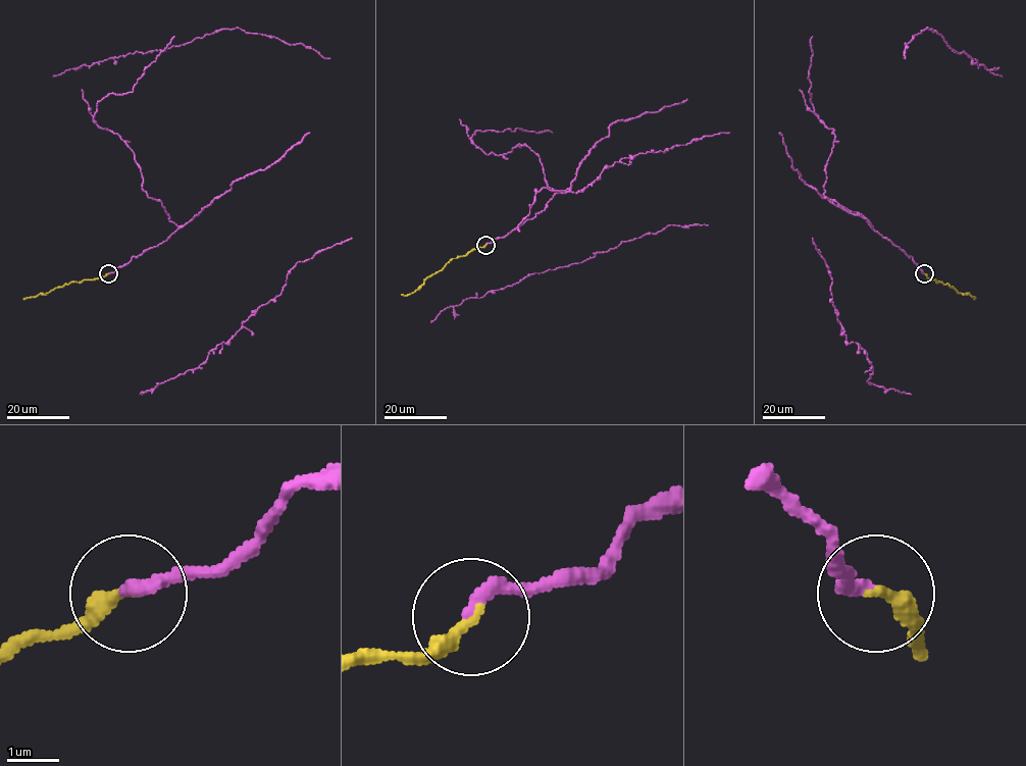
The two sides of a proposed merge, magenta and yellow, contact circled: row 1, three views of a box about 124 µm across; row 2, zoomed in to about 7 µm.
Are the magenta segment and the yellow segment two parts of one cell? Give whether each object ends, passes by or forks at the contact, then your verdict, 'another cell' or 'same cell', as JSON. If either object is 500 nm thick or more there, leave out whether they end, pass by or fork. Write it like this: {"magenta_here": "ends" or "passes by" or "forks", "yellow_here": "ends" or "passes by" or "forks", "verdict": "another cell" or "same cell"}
{"magenta_here": "ends", "yellow_here": "ends", "verdict": "same cell"}

